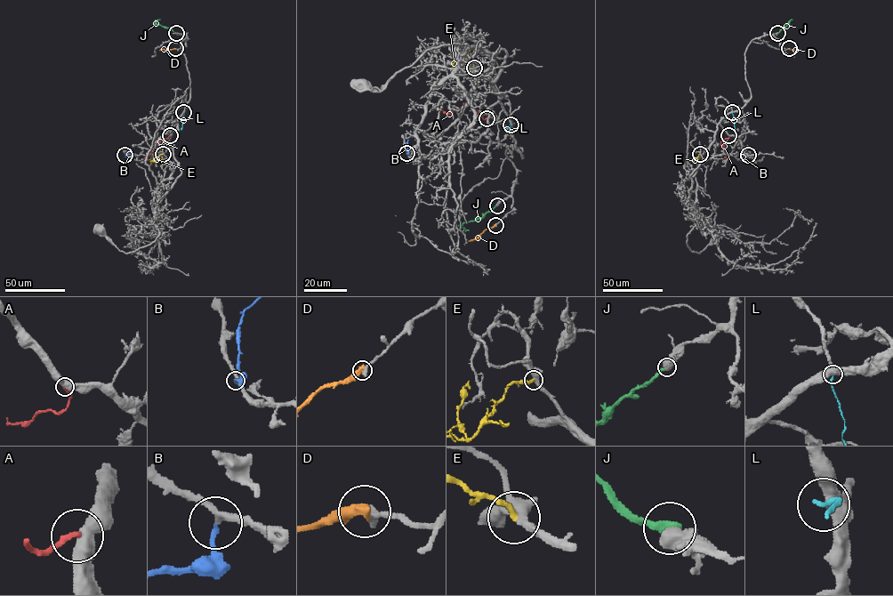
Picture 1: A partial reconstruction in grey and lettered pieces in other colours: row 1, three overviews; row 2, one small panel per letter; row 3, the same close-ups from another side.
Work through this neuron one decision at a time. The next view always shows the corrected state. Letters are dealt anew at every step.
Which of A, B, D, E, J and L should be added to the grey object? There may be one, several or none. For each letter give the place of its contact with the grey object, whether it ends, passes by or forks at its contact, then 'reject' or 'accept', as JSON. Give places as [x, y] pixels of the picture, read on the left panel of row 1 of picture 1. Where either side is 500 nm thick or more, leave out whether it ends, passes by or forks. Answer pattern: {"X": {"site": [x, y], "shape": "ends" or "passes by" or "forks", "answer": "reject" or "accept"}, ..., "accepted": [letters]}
{"A": {"site": [170, 135], "answer": "reject"}, "B": {"site": [124, 155], "shape": "ends", "answer": "accept"}, "D": {"site": [175, 48], "answer": "reject"}, "E": {"site": [163, 154], "shape": "ends", "answer": "reject"}, "J": {"site": [176, 33], "answer": "accept"}, "L": {"site": [183, 112], "shape": "ends", "answer": "reject"}, "accepted": ["B", "J"]}

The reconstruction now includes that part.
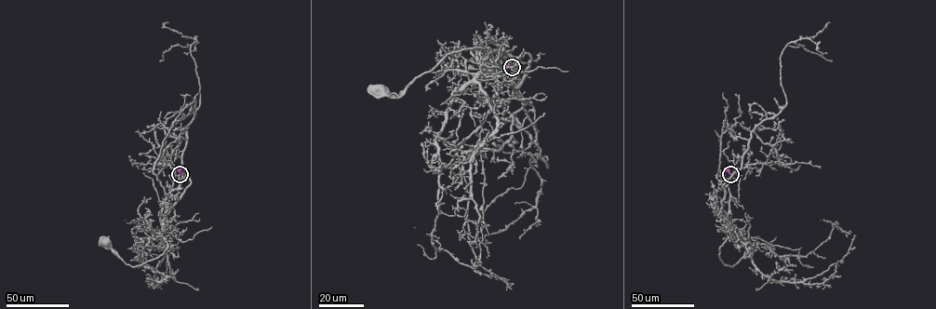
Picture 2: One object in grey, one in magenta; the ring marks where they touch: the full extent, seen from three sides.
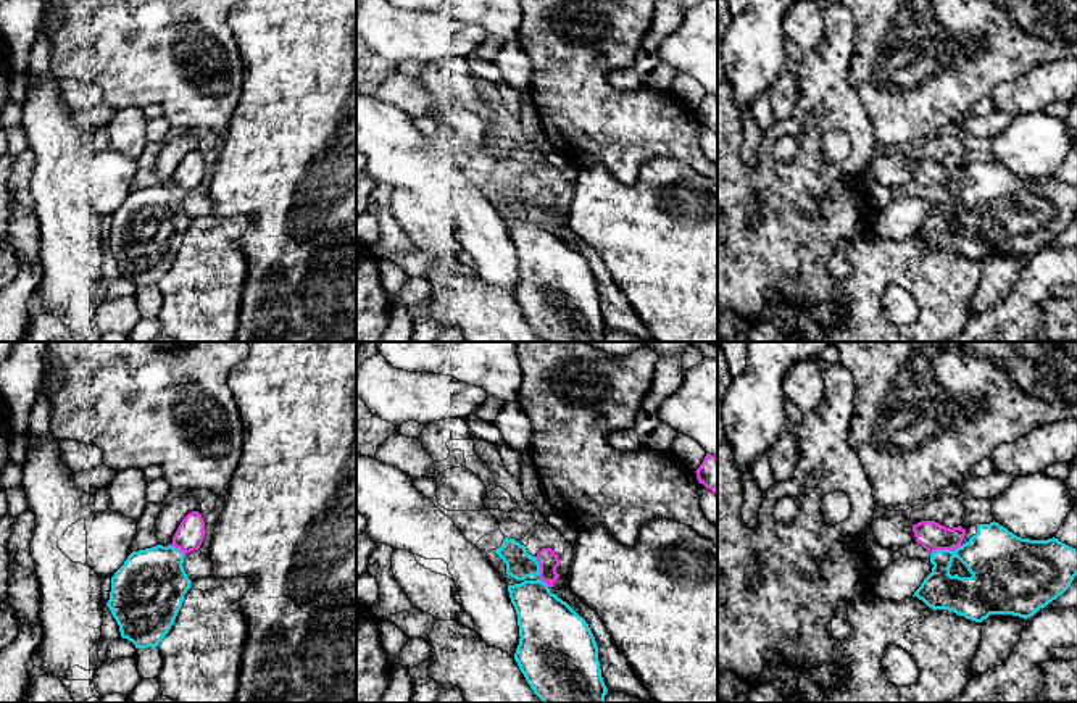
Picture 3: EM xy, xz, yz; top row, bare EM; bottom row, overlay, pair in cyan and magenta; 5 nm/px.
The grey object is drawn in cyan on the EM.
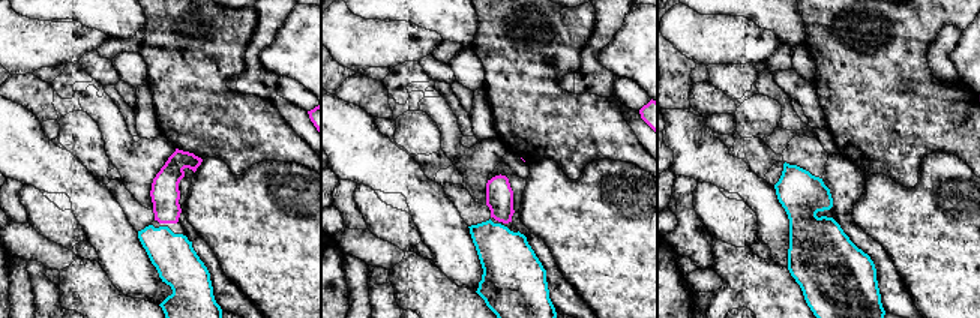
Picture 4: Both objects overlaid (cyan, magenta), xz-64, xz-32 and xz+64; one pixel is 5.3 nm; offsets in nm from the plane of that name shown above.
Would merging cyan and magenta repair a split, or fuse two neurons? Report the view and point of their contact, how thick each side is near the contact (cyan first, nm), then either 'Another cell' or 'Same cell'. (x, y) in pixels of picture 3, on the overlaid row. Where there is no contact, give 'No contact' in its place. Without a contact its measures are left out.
Touches cyan at xz (539, 573). Thickness 280 nm (cyan) against 100 nm. Same cell

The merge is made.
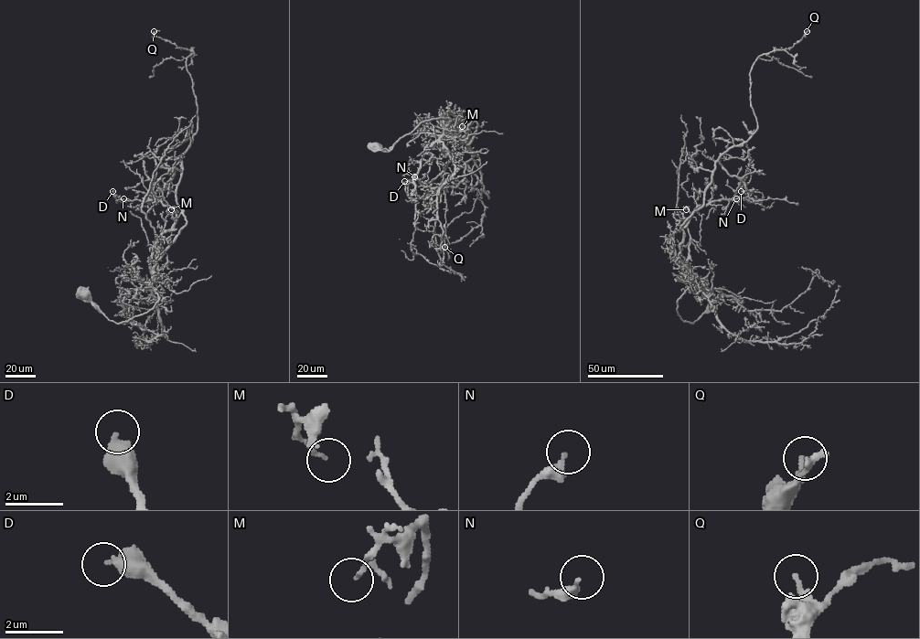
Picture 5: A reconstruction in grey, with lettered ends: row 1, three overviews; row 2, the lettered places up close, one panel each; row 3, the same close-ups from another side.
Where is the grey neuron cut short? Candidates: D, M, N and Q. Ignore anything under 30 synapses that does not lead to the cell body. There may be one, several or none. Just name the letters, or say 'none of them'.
D

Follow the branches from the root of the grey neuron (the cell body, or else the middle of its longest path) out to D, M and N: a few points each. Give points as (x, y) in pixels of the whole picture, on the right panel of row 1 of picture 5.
D: (705, 292), (708, 309), (684, 322), (678, 301), (692, 282), (673, 234), (699, 206), (758, 200), (741, 191)
M: (705, 292), (708, 309), (684, 322), (678, 301), (692, 282), (673, 234), (691, 215), (686, 209)
N: (705, 292), (708, 309), (684, 322), (678, 301), (692, 282), (673, 234), (699, 206), (758, 200), (736, 198)

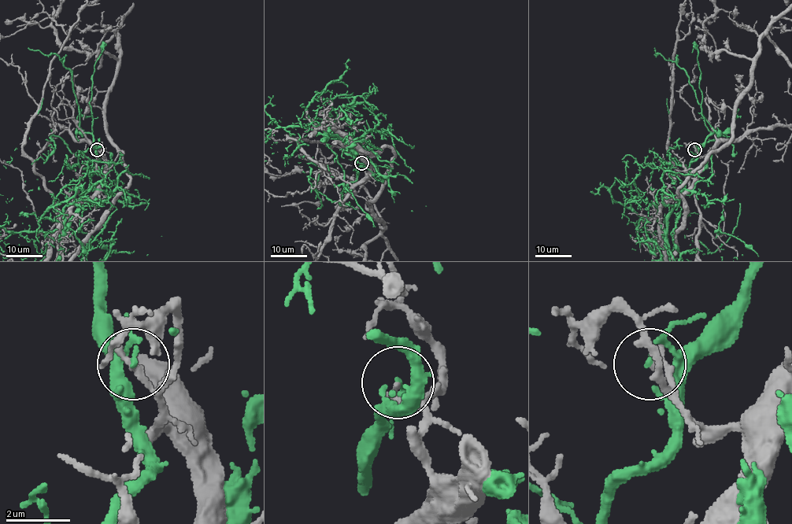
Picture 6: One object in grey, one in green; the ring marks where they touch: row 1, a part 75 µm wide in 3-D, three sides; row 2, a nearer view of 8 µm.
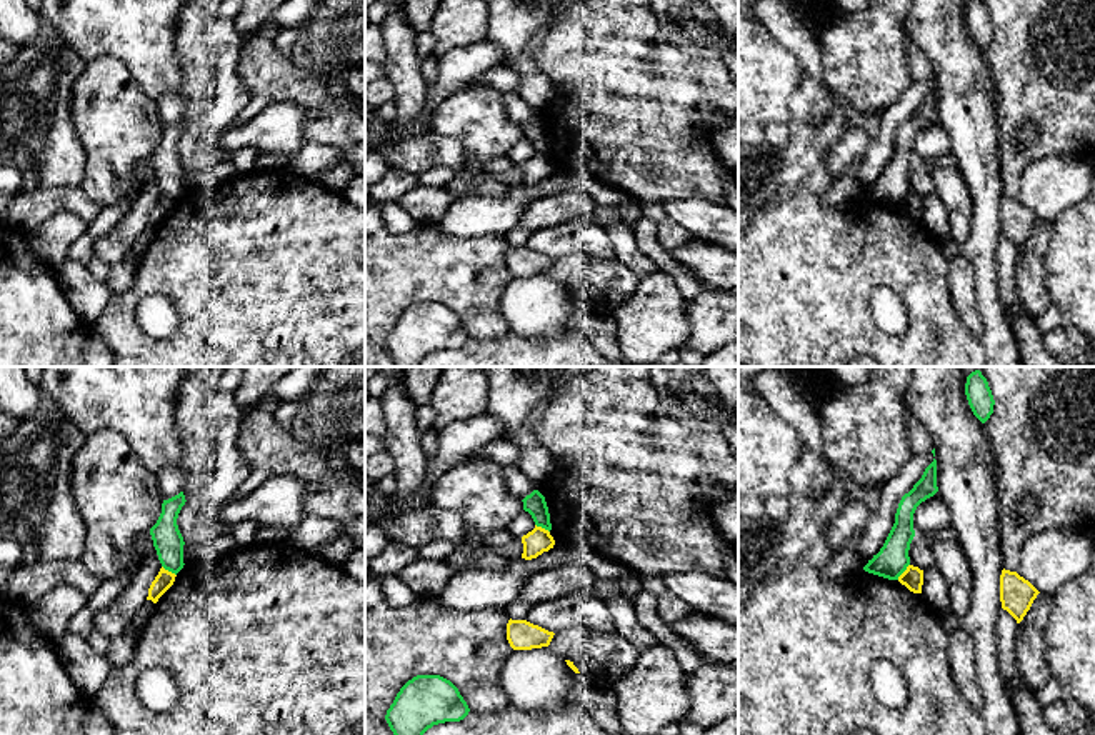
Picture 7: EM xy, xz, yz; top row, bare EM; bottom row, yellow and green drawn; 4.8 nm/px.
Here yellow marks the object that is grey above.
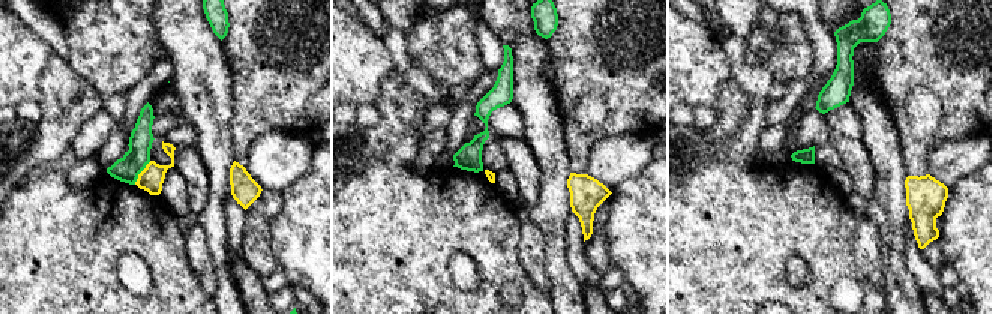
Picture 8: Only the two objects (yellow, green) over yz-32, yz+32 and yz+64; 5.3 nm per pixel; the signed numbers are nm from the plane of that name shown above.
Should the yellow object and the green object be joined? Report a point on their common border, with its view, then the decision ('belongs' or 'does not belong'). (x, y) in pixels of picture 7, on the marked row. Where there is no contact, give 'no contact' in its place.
yz (904, 572) | does not belong

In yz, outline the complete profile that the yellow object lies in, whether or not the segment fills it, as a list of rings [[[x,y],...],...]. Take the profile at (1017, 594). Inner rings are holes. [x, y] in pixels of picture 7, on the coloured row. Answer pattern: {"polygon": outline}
{"polygon": [[[1002,570],[1000,575],[1000,602],[1017,623],[1023,620],[1033,600],[1040,592],[1017,572]]]}

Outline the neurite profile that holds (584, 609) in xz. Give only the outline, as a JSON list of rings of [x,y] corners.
[[[575,590],[570,595],[537,602],[530,607],[527,622],[553,633],[575,627],[593,632],[615,632],[615,622],[607,603],[593,590]]]

